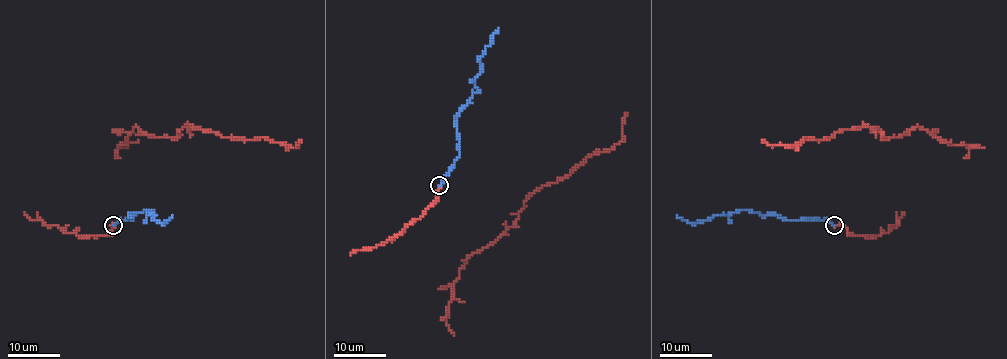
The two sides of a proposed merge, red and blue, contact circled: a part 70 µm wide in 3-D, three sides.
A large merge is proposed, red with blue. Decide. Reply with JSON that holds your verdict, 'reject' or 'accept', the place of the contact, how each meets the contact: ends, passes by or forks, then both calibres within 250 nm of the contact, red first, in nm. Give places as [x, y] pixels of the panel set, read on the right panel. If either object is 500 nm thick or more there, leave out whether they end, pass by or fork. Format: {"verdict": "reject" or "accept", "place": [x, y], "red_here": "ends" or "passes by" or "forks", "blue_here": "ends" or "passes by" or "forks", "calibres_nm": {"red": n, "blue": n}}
{"verdict": "accept", "place": [834, 225], "red_here": "ends", "blue_here": "ends", "calibres_nm": {"red": 320, "blue": 220}}

